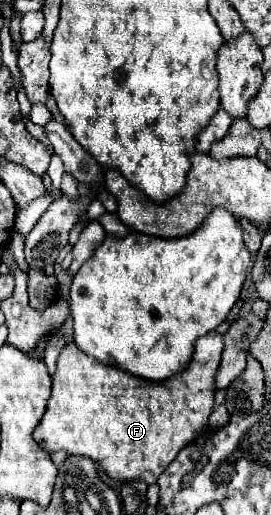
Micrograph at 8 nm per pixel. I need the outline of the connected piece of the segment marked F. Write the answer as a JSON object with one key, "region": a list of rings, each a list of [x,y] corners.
{"region":[[[211,332],[197,340],[191,364],[179,374],[179,378],[169,378],[167,382],[149,382],[137,376],[125,374],[125,370],[115,366],[105,366],[93,356],[83,354],[73,342],[65,344],[61,350],[57,372],[53,376],[53,394],[49,398],[45,416],[35,428],[33,438],[45,452],[65,450],[73,456],[85,456],[101,464],[105,474],[117,482],[143,480],[149,486],[157,482],[157,476],[175,460],[175,456],[191,444],[207,426],[207,420],[215,406],[215,374],[219,370],[223,352],[223,338],[219,332]]]}

